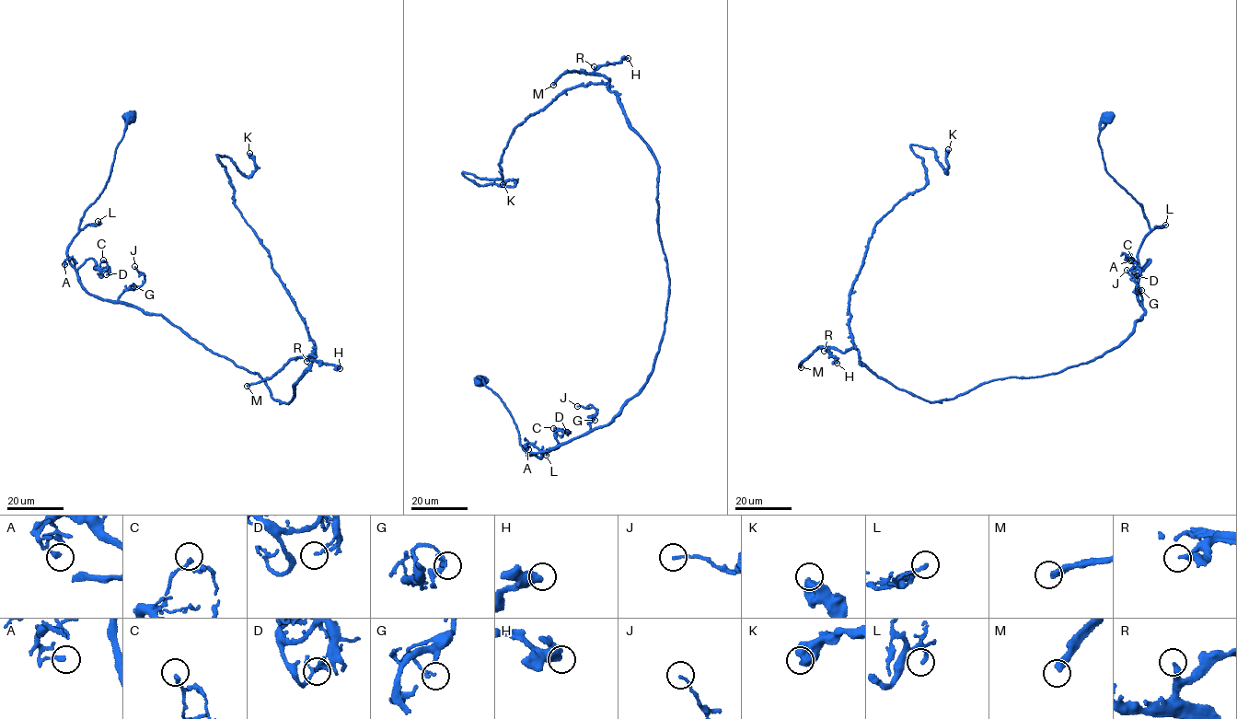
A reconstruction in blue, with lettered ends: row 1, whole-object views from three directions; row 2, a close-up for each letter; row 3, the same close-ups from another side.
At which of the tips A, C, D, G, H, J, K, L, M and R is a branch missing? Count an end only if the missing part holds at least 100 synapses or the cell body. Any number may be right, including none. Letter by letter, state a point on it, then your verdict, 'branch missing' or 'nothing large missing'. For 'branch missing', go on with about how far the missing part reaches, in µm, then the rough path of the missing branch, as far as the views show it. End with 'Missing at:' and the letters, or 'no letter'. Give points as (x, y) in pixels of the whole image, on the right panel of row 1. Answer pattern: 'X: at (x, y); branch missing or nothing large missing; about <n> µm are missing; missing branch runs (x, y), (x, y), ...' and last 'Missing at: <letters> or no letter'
A: at (1130, 260); nothing large missing
C: at (1131, 260); nothing large missing
D: at (1137, 275); nothing large missing
G: at (1141, 290); nothing large missing
H: at (837, 363); nothing large missing
J: at (1127, 270); nothing large missing
K: at (948, 149); nothing large missing
L: at (1165, 225); nothing large missing
M: at (801, 367); branch missing; about 70 µm are missing; missing branch runs (801, 367), (803, 379), (788, 376), (788, 363), (799, 361), (795, 349), (802, 345), (807, 352), (796, 360)
R: at (824, 351); nothing large missing
Missing at: M

